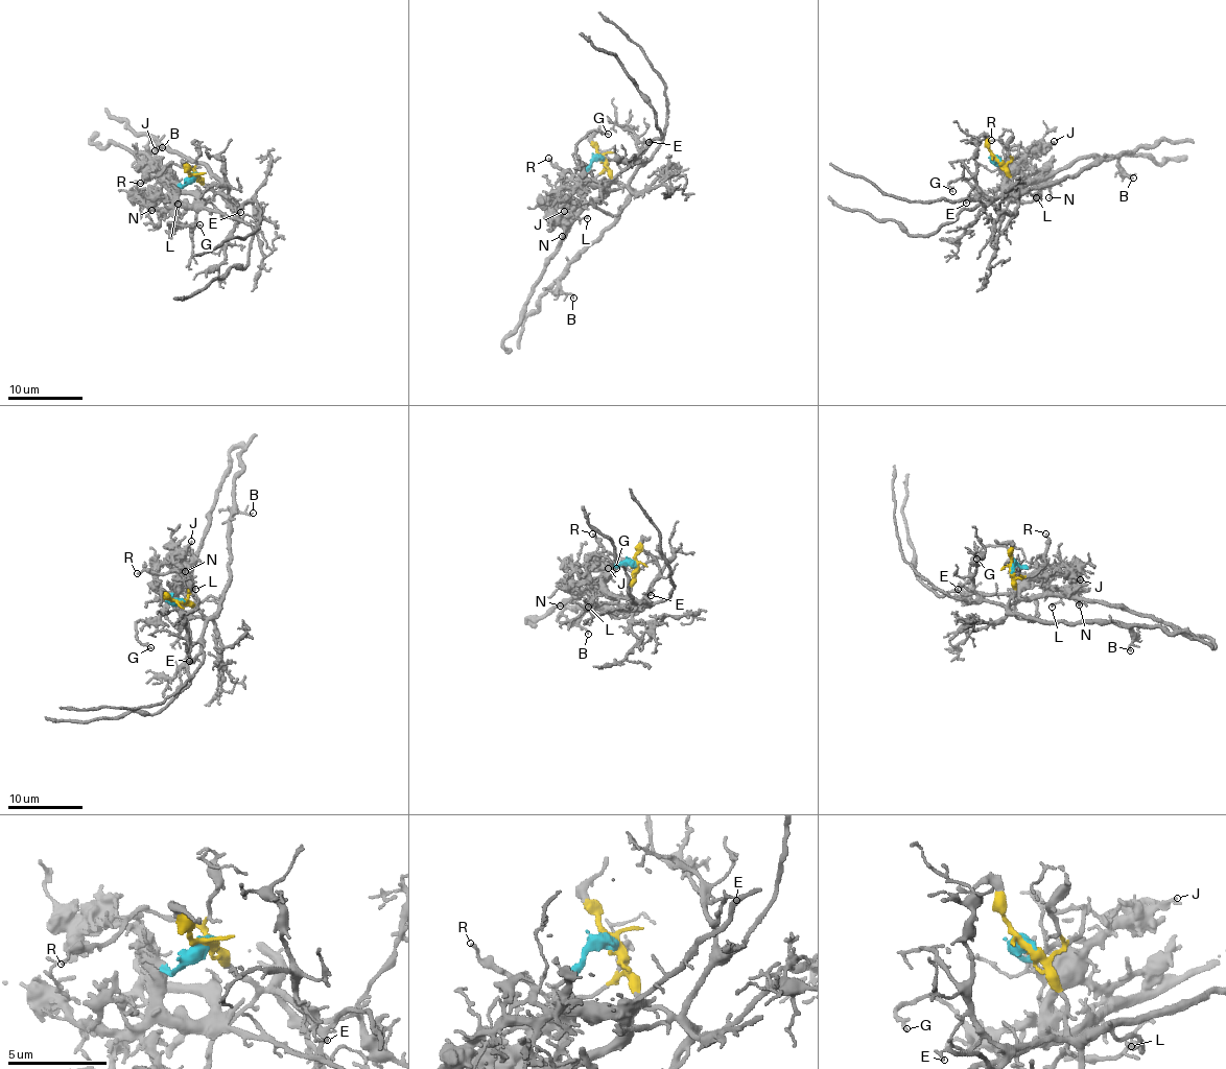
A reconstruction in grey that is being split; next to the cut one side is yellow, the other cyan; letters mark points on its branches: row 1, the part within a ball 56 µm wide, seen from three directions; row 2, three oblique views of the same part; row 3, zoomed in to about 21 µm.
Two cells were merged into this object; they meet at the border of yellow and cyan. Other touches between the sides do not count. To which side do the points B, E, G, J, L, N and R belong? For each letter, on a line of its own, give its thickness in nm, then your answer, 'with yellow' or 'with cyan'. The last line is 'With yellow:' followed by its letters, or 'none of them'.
B: 130 nm thick; with yellow
E: 140 nm thick; with yellow
G: 160 nm thick; with cyan
J: 240 nm thick; with cyan
L: 160 nm thick; with cyan
N: 140 nm thick; with cyan
R: 130 nm thick; with yellow
With yellow: B, E, R

